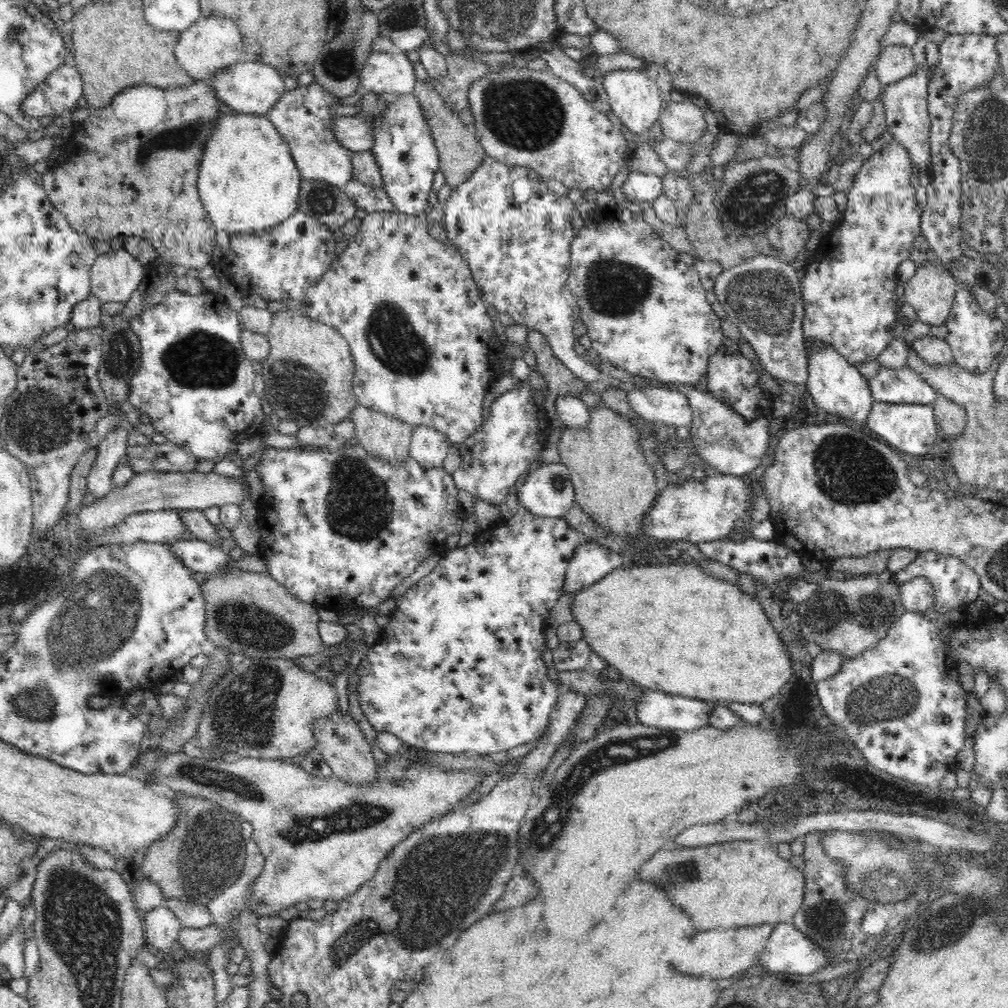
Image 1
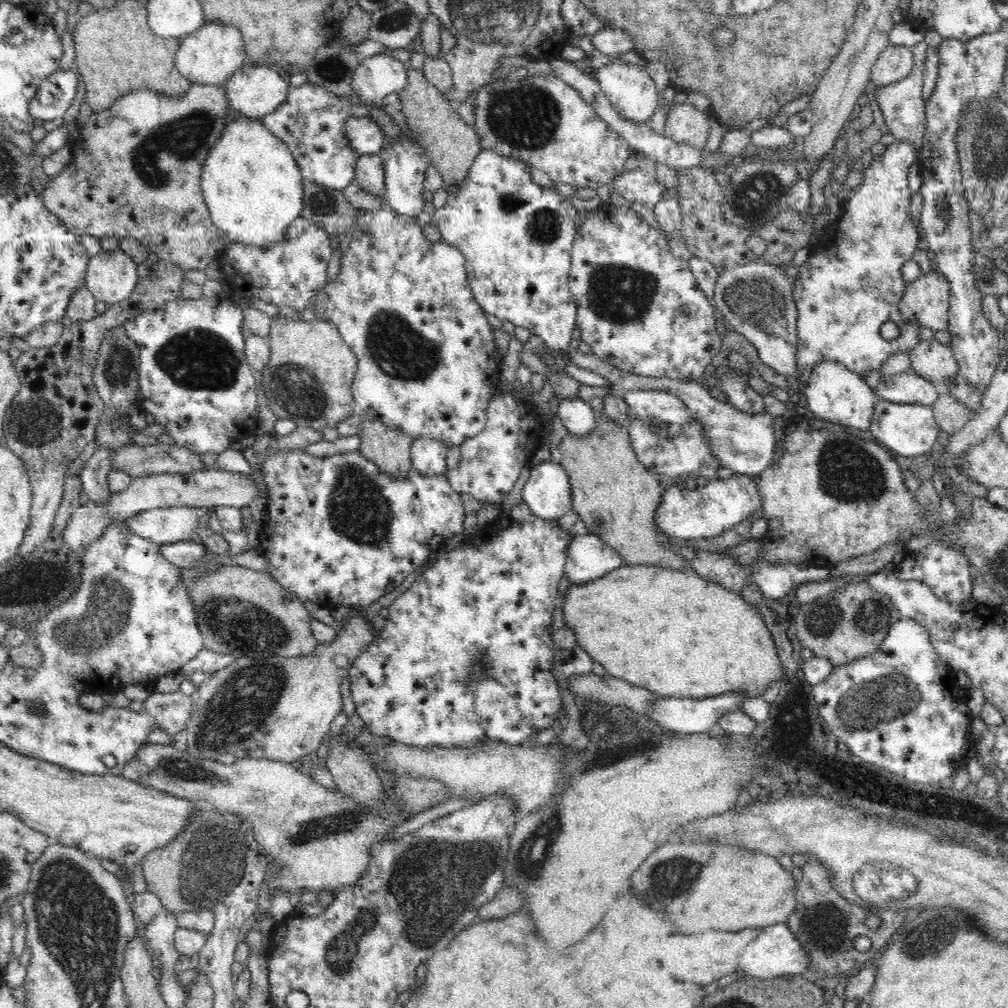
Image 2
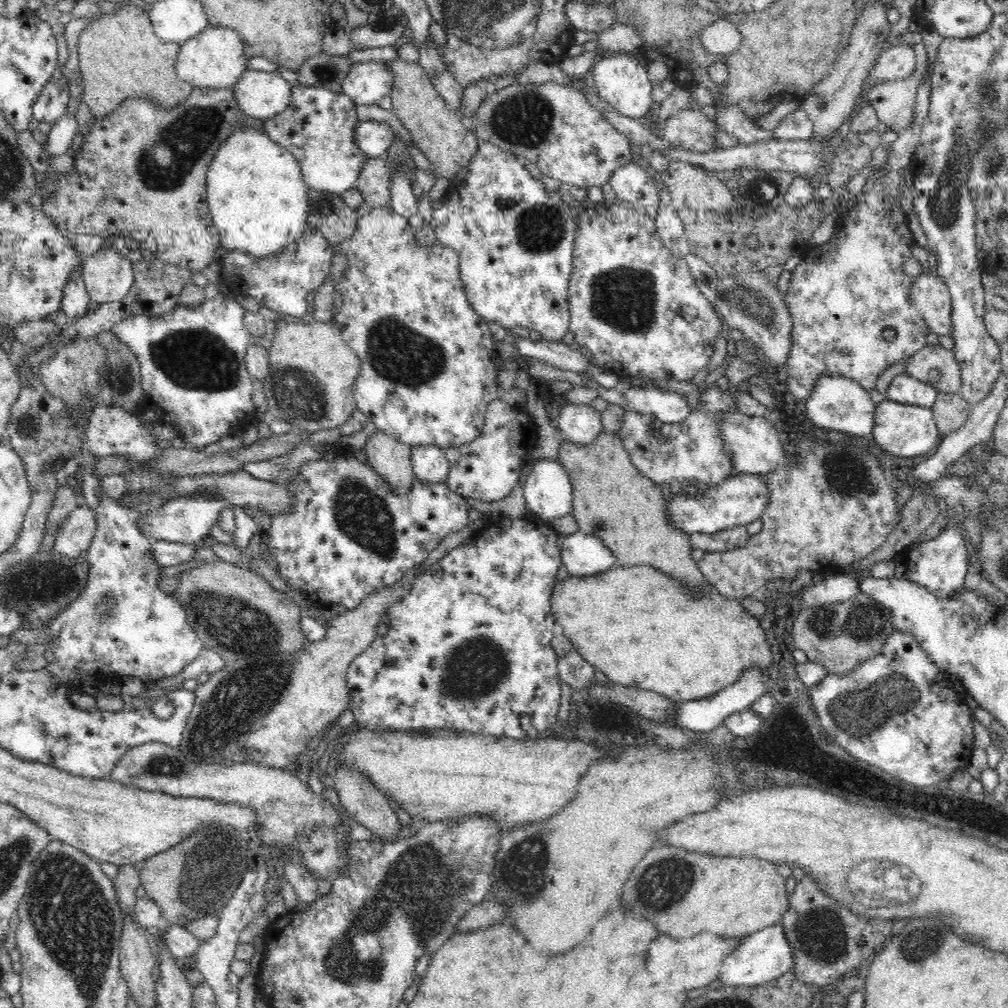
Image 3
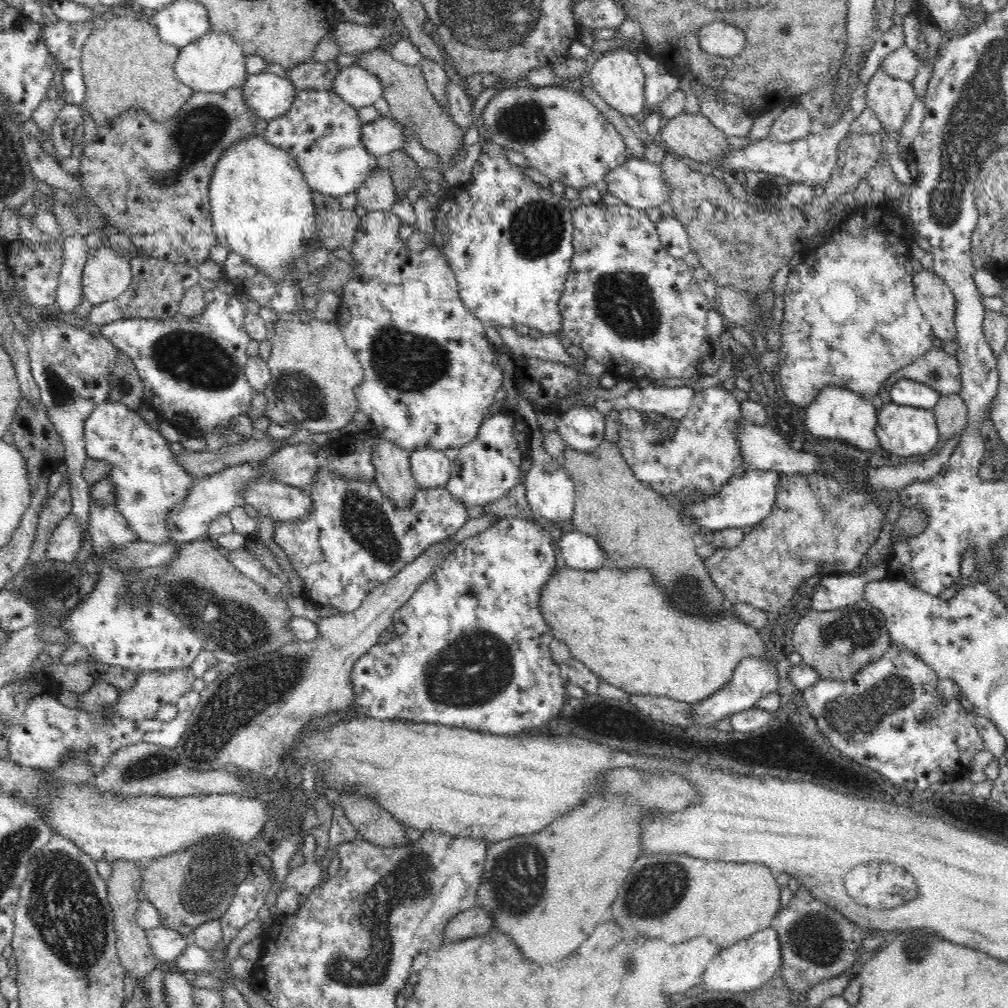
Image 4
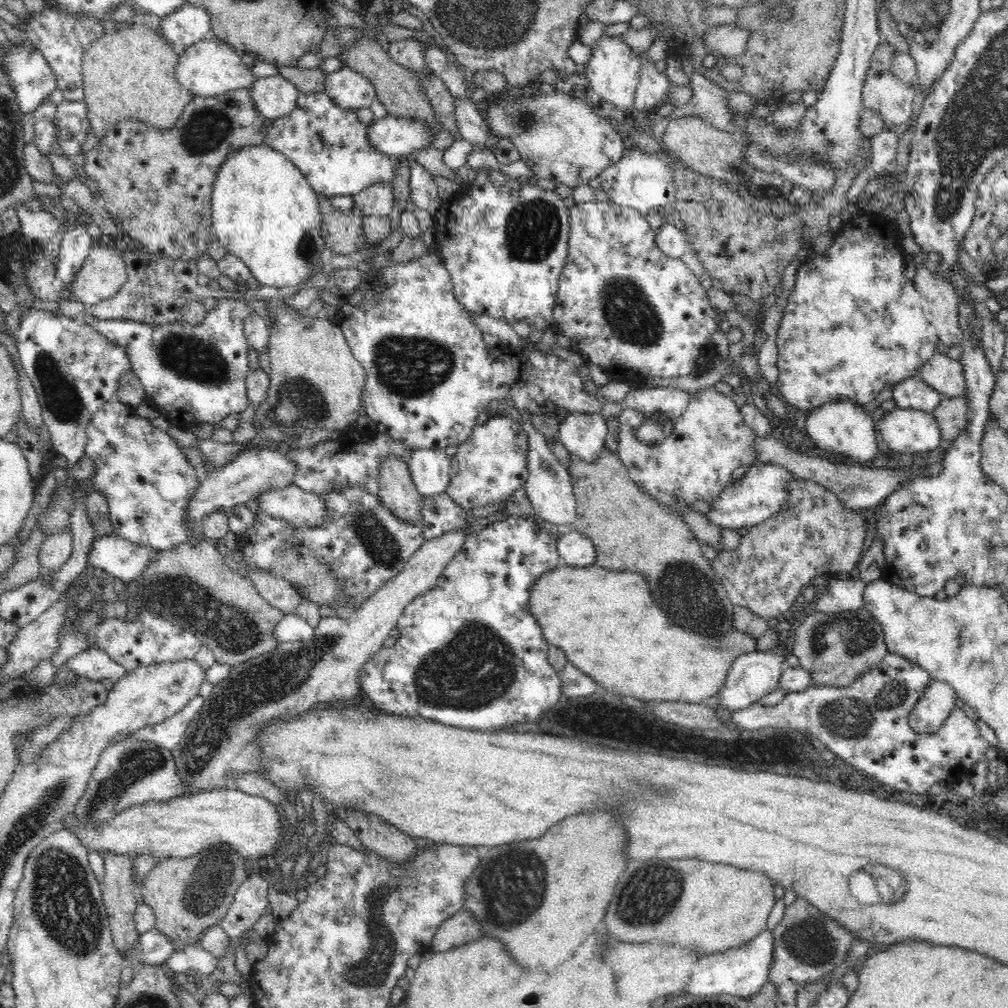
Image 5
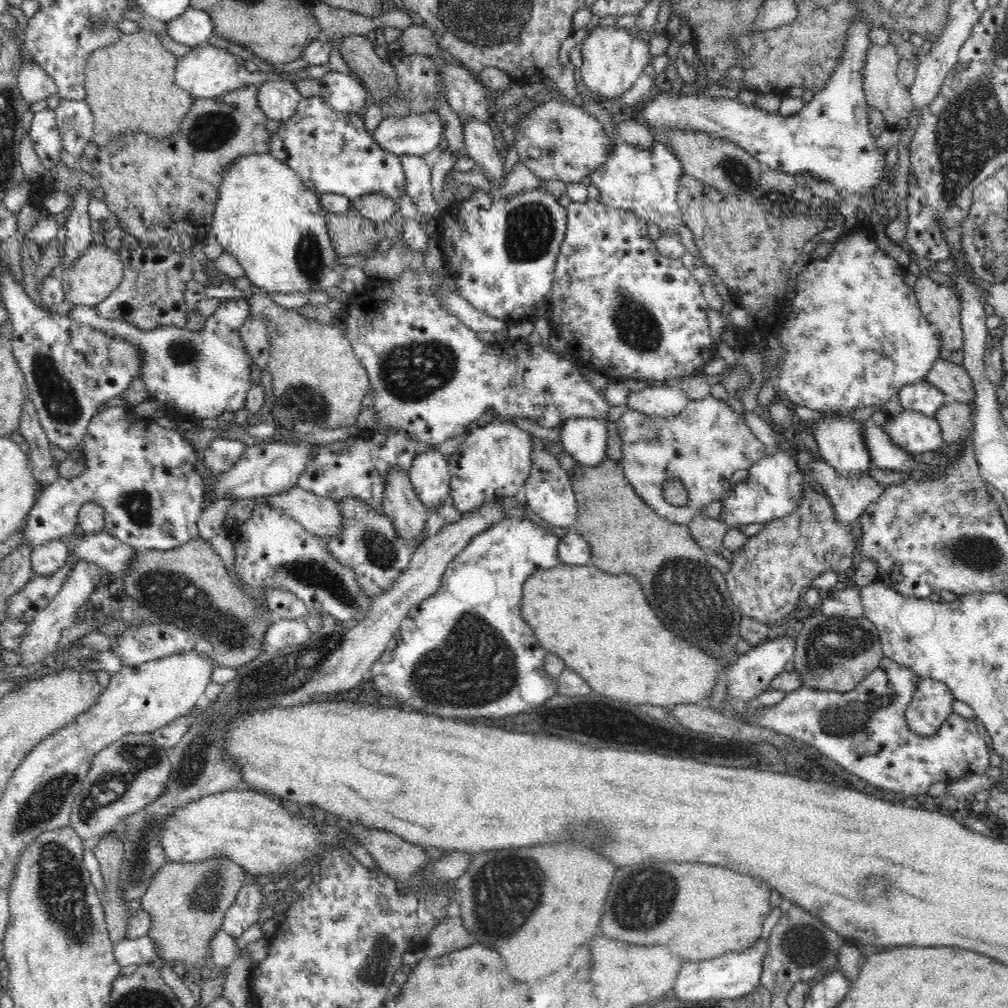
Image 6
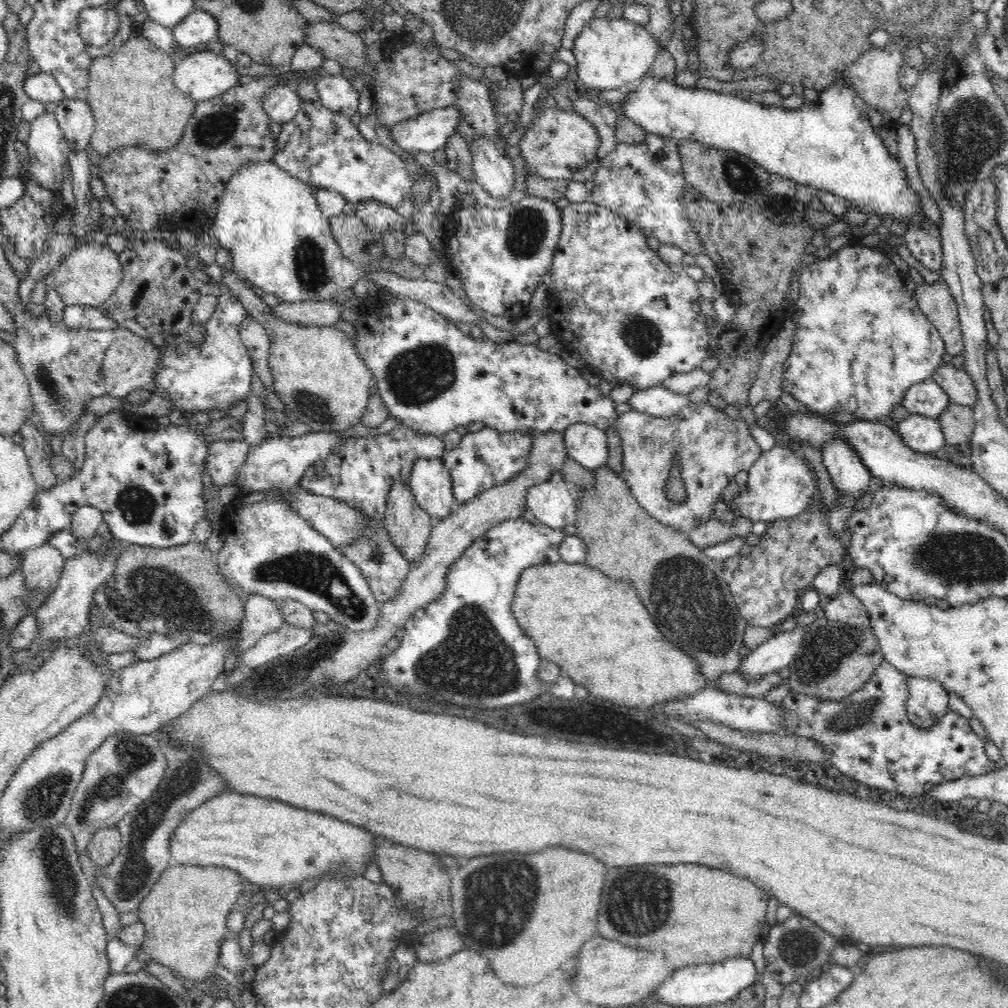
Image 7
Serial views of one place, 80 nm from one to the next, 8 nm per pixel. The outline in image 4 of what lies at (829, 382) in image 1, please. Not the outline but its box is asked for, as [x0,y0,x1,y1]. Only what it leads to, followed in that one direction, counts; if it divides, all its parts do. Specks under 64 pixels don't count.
[806,386,879,452]

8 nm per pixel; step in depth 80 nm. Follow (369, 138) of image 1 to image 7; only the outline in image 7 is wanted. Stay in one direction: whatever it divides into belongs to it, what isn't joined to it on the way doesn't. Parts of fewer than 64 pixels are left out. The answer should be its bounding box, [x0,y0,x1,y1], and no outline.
[388,105,462,152]

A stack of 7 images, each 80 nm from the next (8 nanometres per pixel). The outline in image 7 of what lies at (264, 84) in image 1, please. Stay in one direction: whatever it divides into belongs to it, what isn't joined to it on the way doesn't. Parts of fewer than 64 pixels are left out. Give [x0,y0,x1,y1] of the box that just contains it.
[263,85,303,124]

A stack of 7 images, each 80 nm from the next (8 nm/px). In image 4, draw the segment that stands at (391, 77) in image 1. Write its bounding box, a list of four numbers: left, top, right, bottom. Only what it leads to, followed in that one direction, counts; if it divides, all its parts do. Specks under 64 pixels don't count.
[332,65,383,109]

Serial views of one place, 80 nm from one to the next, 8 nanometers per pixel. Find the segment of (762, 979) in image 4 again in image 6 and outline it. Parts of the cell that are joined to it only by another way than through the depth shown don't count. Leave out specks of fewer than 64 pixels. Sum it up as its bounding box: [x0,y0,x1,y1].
[669,937,767,1002]

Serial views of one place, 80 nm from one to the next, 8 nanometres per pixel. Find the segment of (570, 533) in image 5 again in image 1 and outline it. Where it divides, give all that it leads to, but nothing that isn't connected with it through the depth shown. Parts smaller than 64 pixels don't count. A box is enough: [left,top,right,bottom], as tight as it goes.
[564,542,623,596]

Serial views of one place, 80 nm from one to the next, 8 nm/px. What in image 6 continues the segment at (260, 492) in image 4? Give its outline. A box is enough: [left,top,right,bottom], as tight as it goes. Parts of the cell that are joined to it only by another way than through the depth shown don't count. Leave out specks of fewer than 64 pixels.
[266,486,343,537]

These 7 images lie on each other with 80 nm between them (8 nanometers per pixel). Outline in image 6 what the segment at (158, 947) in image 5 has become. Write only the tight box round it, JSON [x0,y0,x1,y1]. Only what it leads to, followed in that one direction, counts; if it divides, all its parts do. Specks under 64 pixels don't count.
[113,936,160,968]

